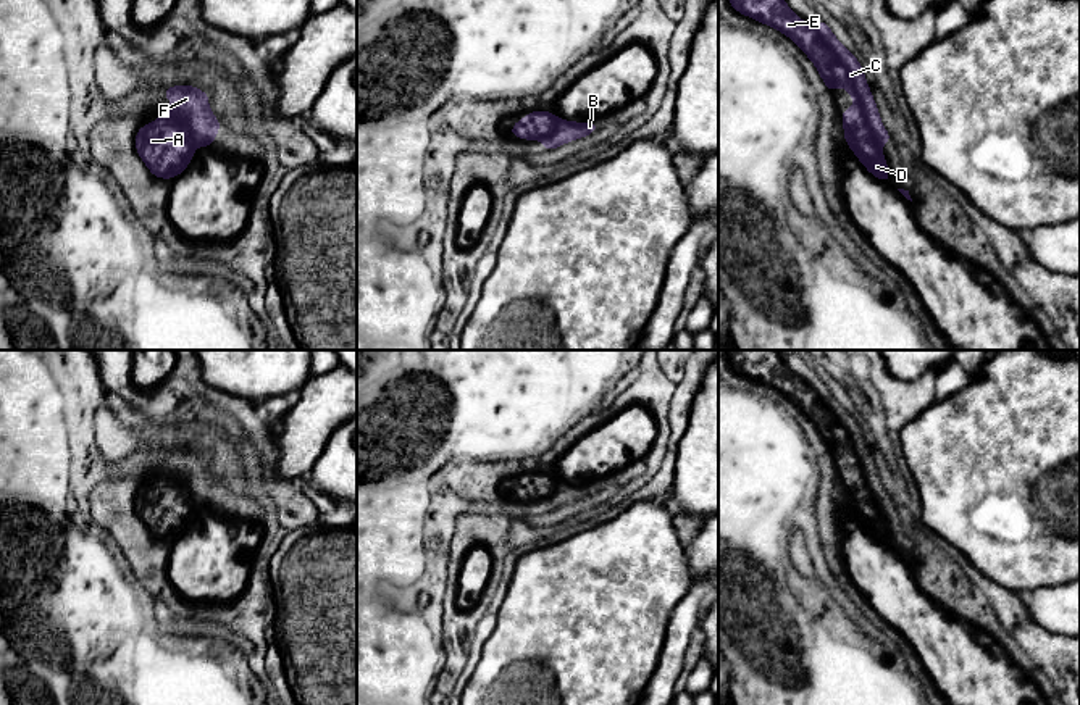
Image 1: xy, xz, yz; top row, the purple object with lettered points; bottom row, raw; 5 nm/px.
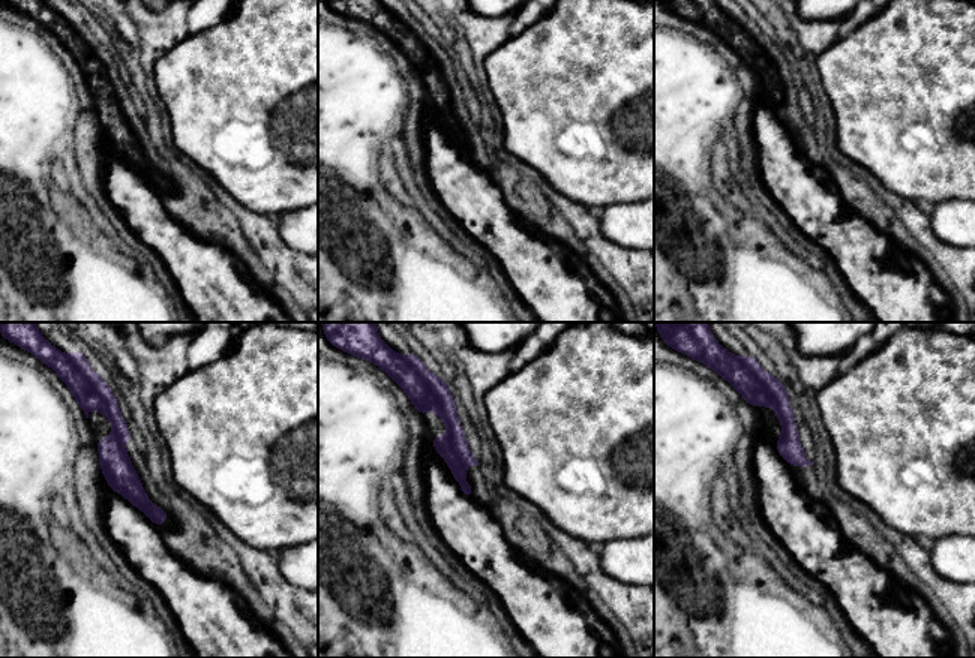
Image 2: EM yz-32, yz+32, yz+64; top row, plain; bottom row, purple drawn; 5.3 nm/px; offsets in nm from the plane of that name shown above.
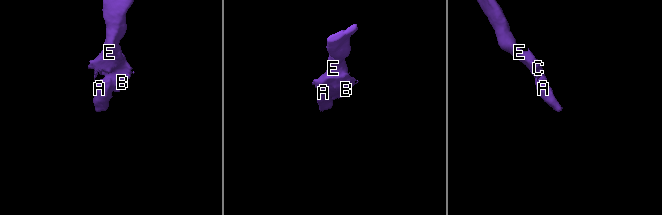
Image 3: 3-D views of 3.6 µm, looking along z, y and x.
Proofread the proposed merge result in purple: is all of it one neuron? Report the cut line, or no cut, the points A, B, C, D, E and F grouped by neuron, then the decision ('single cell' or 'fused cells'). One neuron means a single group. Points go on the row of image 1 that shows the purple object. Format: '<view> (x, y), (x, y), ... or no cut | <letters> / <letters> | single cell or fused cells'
no cut | A B C D E F | single cell

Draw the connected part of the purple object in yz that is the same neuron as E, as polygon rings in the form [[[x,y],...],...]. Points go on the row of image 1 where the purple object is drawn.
[[[730,0],[730,5],[738,13],[786,34],[812,60],[830,94],[835,94],[838,84],[848,89],[857,106],[841,111],[844,142],[869,173],[891,184],[888,165],[878,145],[893,142],[893,137],[883,127],[860,63],[833,35],[827,23],[820,18],[817,24],[807,24],[789,10],[785,0]]]

